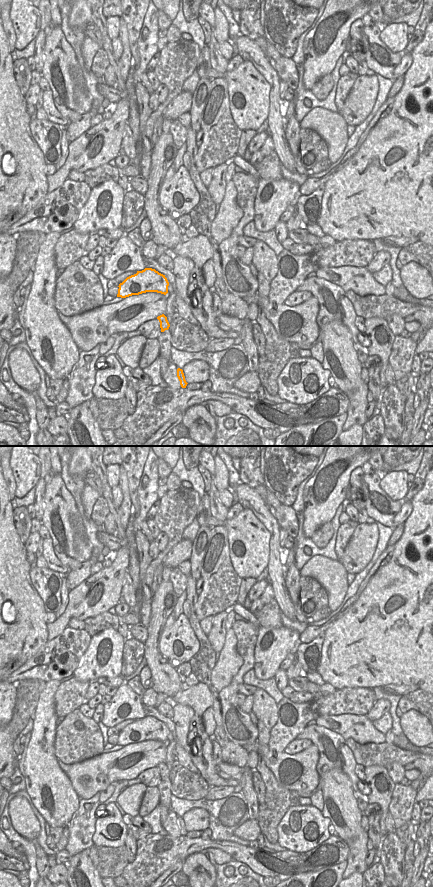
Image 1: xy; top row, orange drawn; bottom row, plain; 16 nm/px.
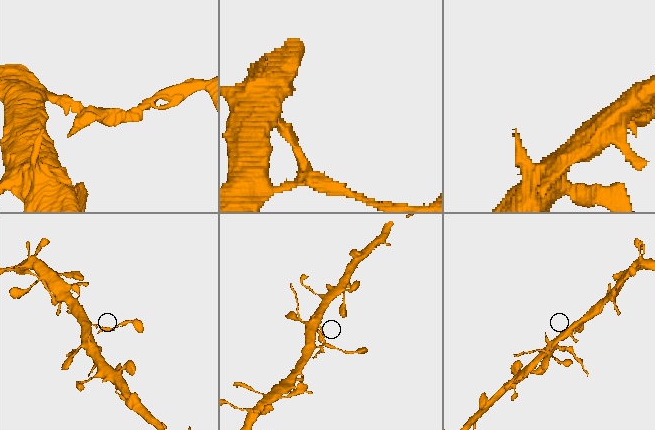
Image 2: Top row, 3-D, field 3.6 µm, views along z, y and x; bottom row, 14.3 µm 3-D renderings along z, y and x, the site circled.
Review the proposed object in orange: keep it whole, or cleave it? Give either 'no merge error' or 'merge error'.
merge error

